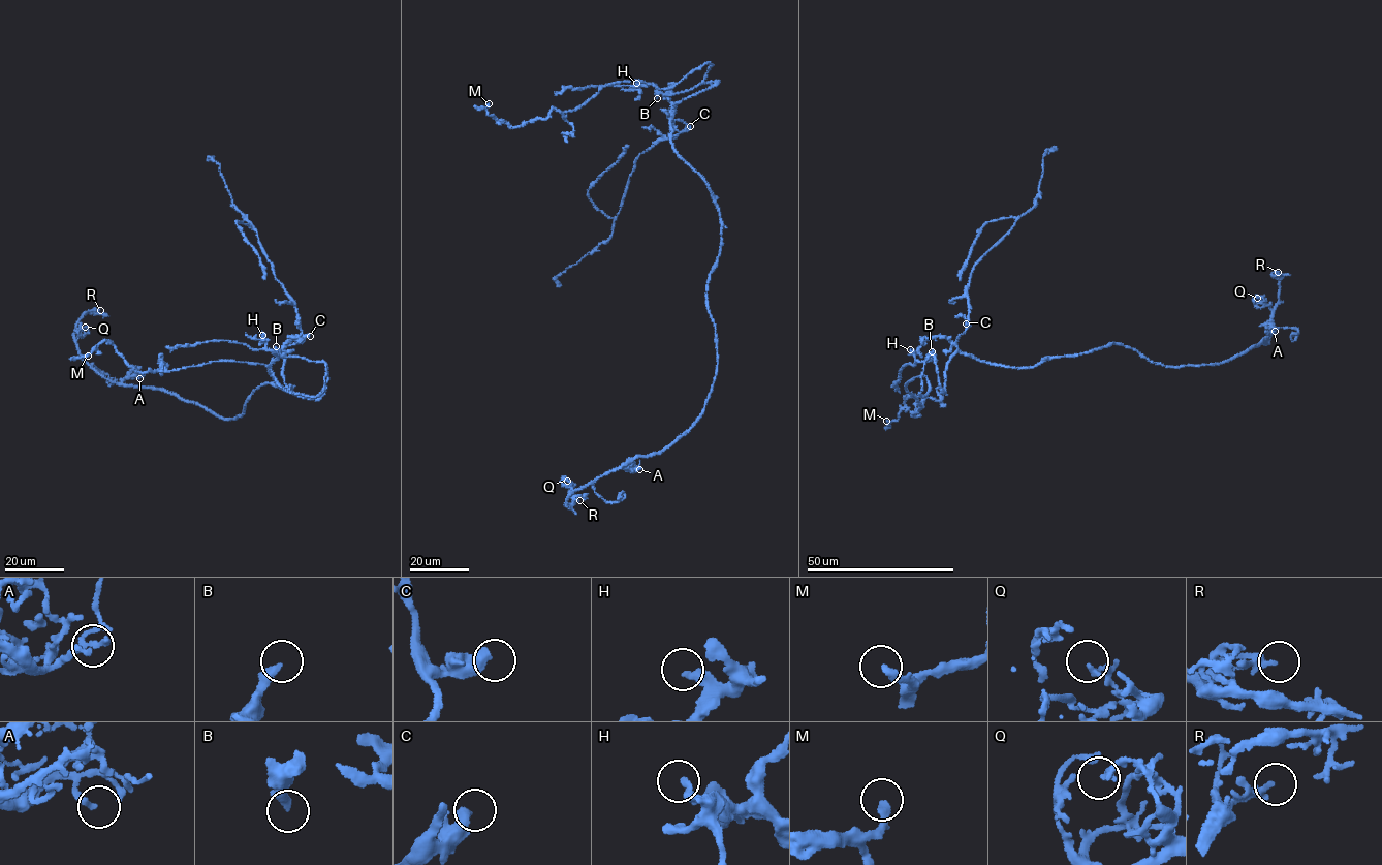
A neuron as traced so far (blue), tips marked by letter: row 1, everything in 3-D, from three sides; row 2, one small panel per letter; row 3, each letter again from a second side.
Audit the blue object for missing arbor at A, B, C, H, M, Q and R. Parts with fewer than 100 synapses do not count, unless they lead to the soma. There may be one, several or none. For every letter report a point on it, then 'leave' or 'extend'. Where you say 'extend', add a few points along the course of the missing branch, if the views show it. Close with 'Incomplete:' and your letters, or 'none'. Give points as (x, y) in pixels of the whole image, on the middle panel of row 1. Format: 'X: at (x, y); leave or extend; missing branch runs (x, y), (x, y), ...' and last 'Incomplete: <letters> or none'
A: at (639, 469); leave
B: at (657, 98); leave
C: at (690, 126); leave
H: at (636, 83); leave
M: at (489, 103); leave
Q: at (567, 481); leave
R: at (579, 500); leave
Incomplete: none

